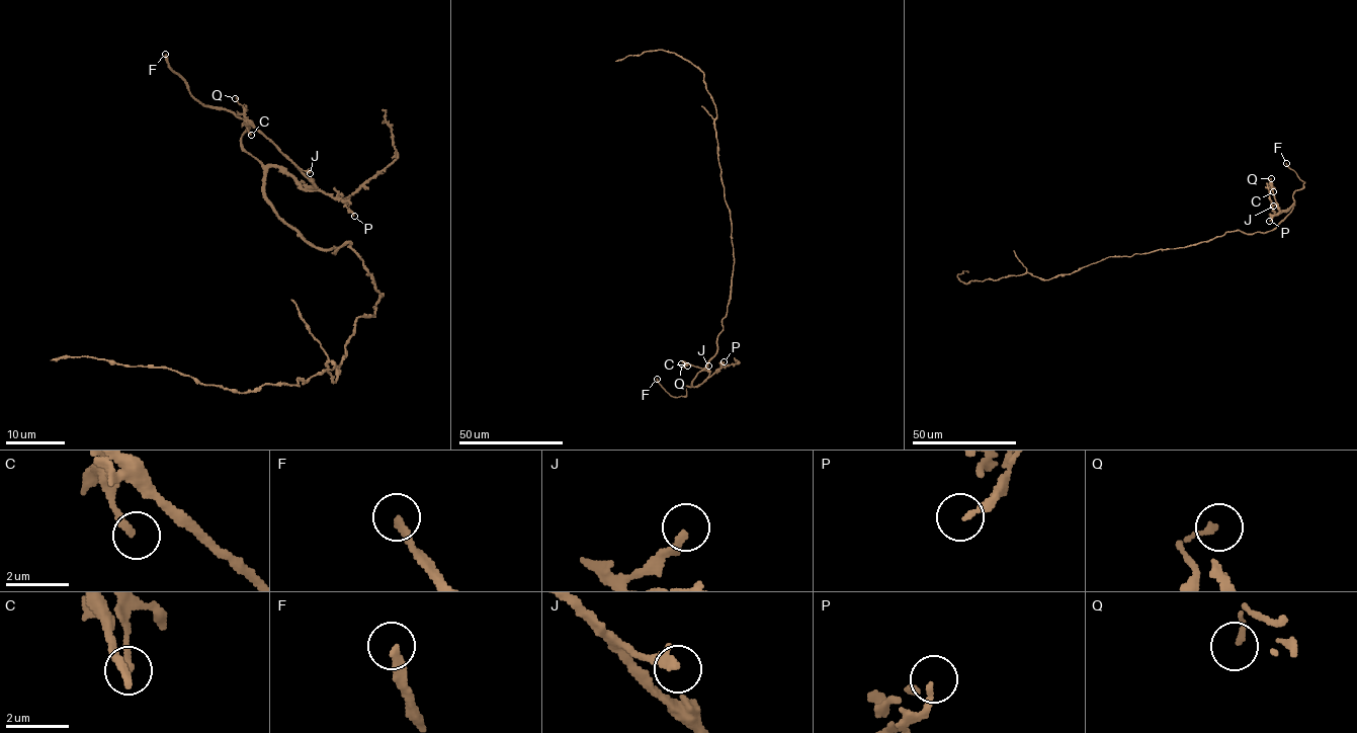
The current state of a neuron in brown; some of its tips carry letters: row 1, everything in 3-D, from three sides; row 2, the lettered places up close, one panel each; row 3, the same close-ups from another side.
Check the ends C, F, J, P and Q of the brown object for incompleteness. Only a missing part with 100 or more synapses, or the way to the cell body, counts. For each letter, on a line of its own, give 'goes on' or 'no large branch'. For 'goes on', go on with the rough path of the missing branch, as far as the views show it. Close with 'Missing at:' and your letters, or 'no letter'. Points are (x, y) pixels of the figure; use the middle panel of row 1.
C: no large branch
F: goes on
J: no large branch
P: no large branch
Q: no large branch
Missing at: F

